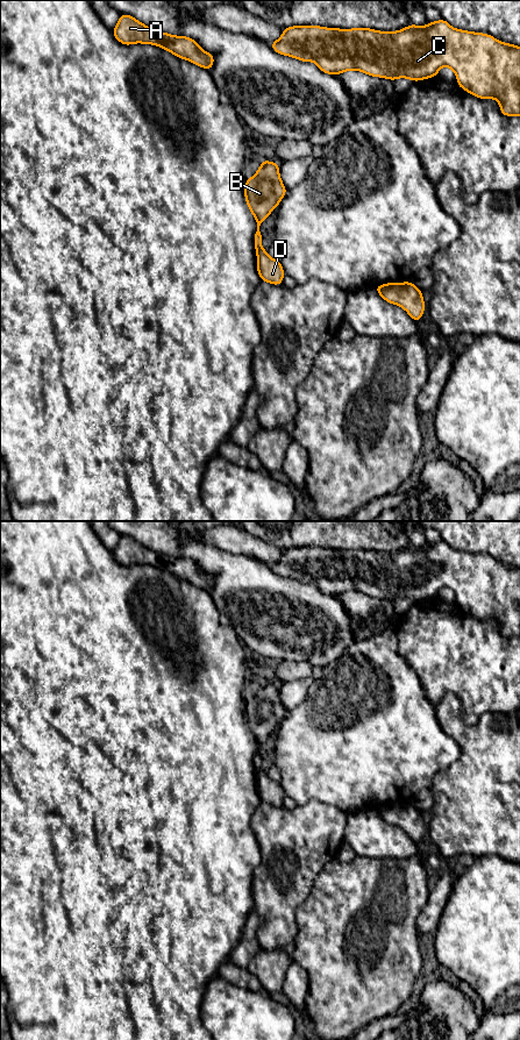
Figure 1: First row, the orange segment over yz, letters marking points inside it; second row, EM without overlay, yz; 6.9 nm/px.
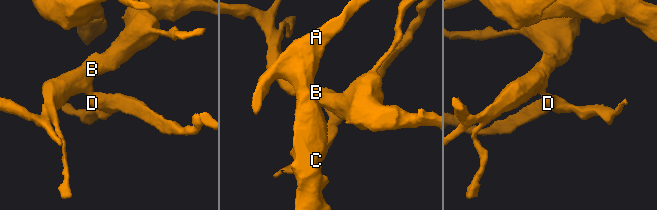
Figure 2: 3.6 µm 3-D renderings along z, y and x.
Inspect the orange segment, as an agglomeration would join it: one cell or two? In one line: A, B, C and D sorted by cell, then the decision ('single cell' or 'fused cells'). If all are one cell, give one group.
groups A C D / B; fused cells

